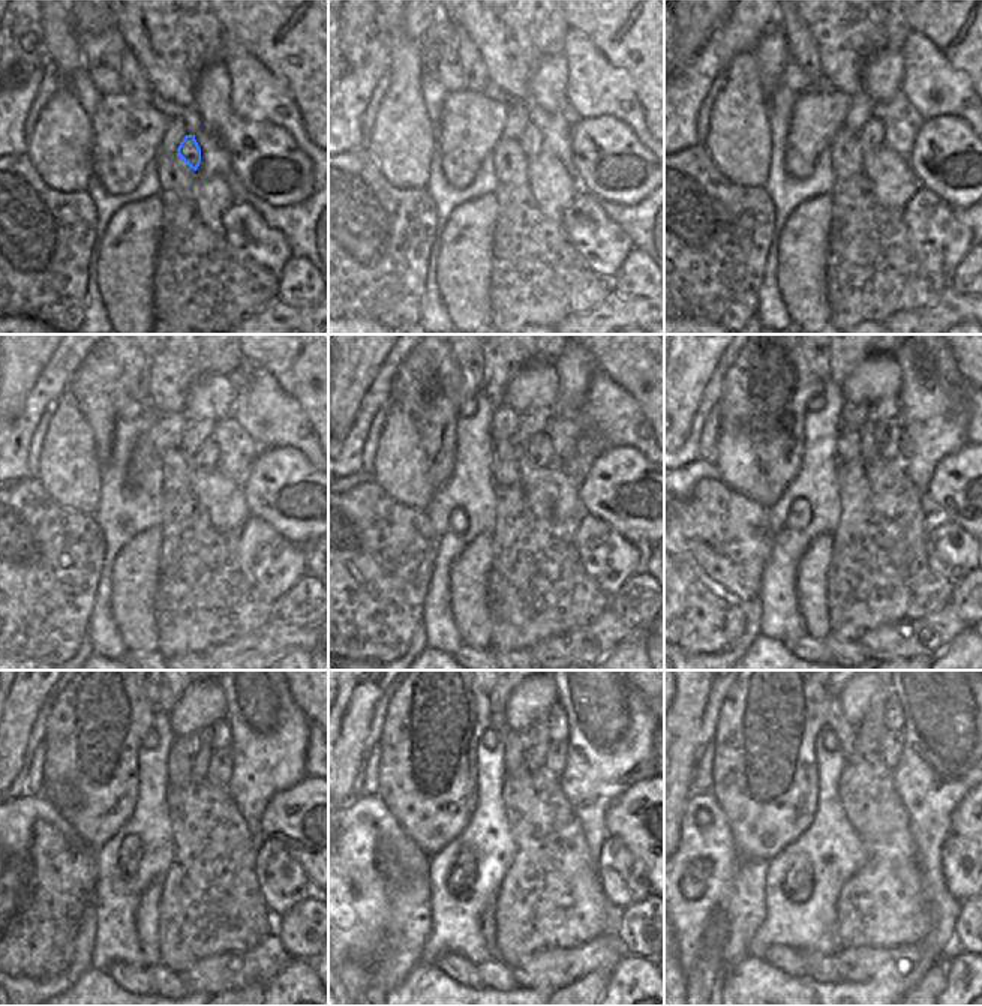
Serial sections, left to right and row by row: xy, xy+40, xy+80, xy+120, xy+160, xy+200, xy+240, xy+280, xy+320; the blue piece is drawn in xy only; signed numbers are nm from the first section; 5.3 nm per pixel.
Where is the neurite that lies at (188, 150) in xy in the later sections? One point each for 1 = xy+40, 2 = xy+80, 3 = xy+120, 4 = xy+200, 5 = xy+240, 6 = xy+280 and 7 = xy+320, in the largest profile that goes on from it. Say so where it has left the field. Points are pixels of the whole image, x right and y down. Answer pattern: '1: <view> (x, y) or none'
1: xy+40 (531, 140)
2: xy+80 (871, 135)
3: xy+120 (204, 459)
4: xy+200 (888, 434)
5: xy+240 (219, 771)
6: xy+280 (556, 756)
7: xy+320 (892, 744)

